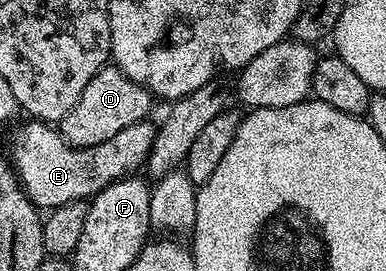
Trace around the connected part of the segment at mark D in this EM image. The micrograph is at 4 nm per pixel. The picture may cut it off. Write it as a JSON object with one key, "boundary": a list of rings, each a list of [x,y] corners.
{"boundary":[[[108,65],[101,68],[93,81],[89,81],[89,85],[85,85],[81,101],[77,101],[73,109],[69,109],[69,113],[59,120],[57,127],[74,147],[101,145],[101,141],[109,141],[109,137],[121,133],[121,129],[129,129],[129,125],[144,122],[150,116],[147,114],[151,111],[151,102],[151,92],[125,77],[119,67]]]}

